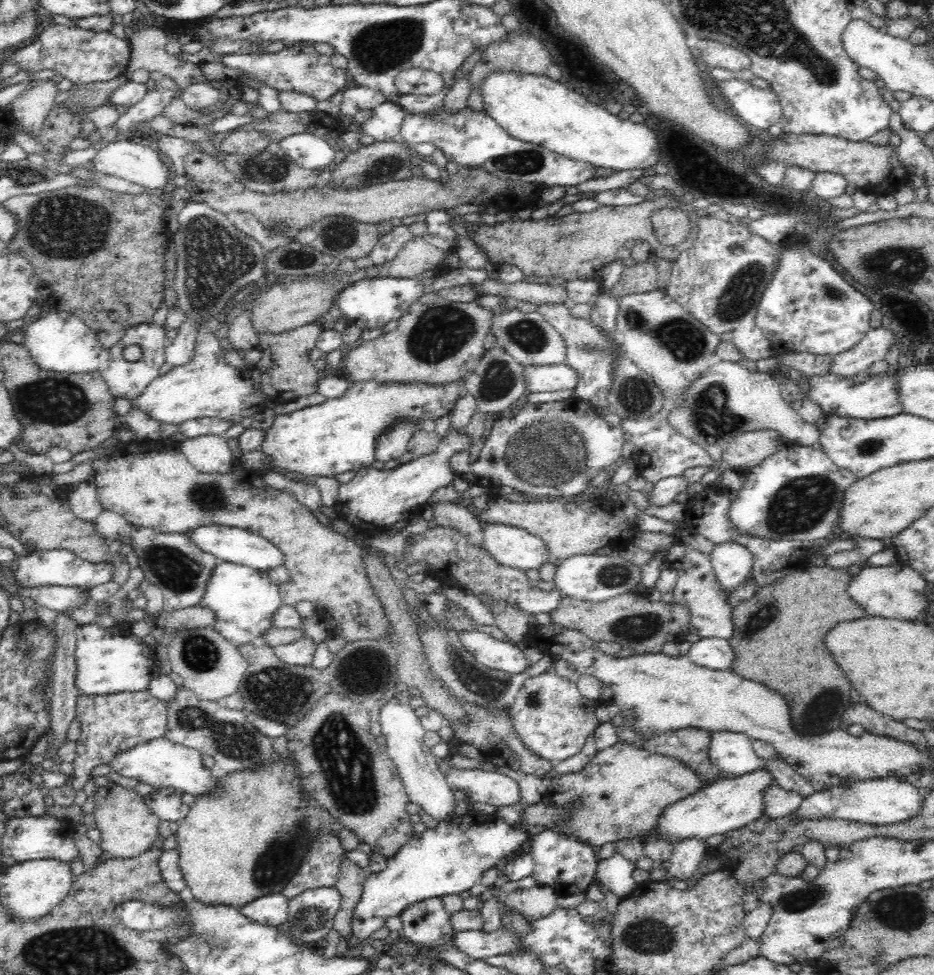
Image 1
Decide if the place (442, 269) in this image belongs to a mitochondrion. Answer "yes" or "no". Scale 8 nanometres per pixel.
no

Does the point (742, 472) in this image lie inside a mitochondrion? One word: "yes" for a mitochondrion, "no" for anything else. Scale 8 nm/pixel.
no

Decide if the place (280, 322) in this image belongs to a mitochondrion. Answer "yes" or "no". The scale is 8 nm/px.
no

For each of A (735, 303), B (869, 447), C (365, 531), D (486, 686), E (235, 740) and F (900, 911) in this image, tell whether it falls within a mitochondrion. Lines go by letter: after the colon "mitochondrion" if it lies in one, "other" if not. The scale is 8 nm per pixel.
A: mitochondrion
B: mitochondrion
C: other
D: mitochondrion
E: mitochondrion
F: mitochondrion

